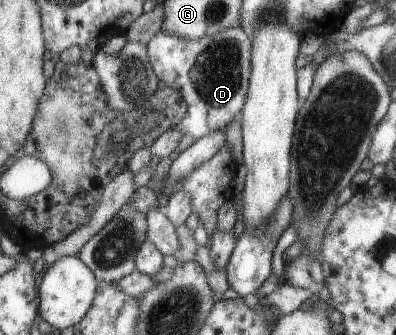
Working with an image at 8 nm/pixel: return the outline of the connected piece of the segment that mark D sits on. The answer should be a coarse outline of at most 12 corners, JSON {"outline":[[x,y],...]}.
{"outline":[[241,27],[146,44],[200,138],[241,115],[252,38]]}

